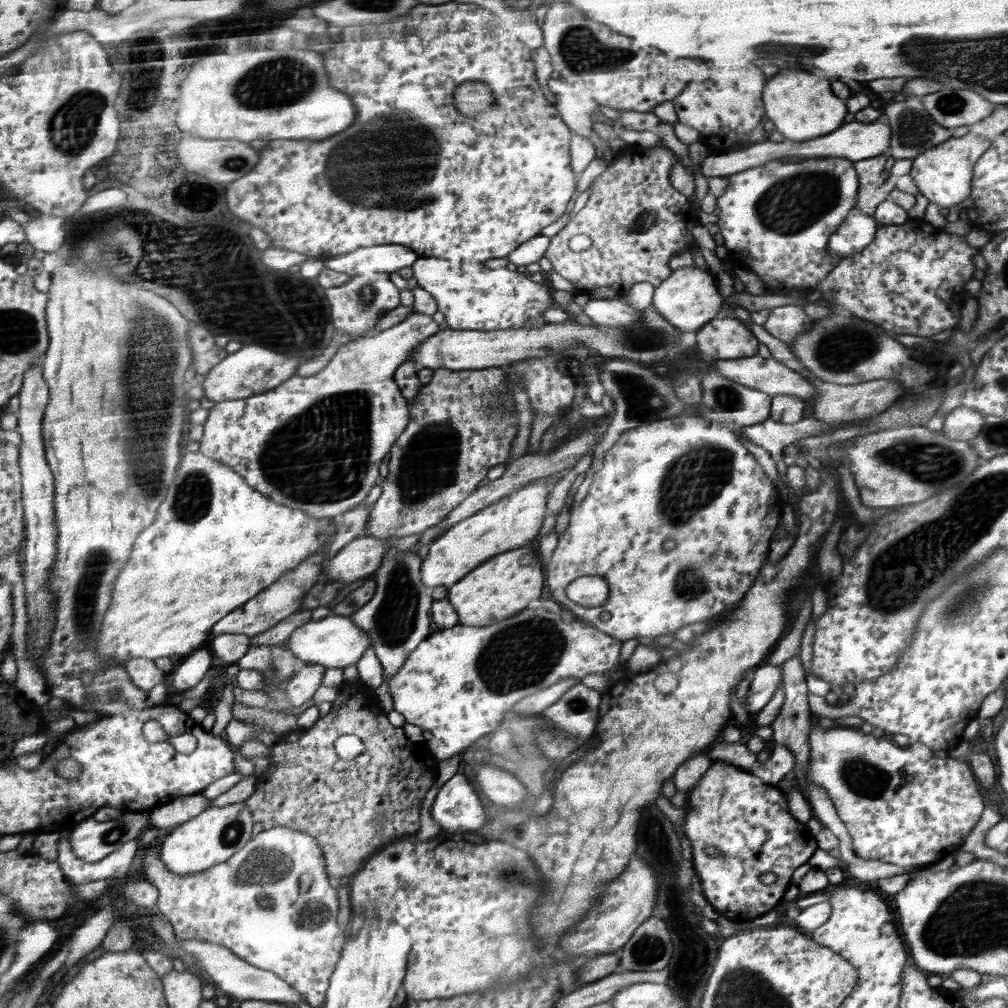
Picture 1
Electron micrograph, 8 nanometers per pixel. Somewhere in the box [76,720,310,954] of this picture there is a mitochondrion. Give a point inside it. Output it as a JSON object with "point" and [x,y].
{"point":[267,867]}

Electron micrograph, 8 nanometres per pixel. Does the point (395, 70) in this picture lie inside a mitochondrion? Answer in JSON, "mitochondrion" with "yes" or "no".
{"mitochondrion":"no"}

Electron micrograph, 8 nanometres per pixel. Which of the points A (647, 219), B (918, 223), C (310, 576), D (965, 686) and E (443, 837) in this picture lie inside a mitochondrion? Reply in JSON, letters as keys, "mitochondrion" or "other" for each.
{"A":"mitochondrion","B":"other","C":"other","D":"other","E":"other"}

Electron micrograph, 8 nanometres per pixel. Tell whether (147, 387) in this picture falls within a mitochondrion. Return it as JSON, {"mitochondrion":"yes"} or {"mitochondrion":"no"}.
{"mitochondrion":"yes"}

